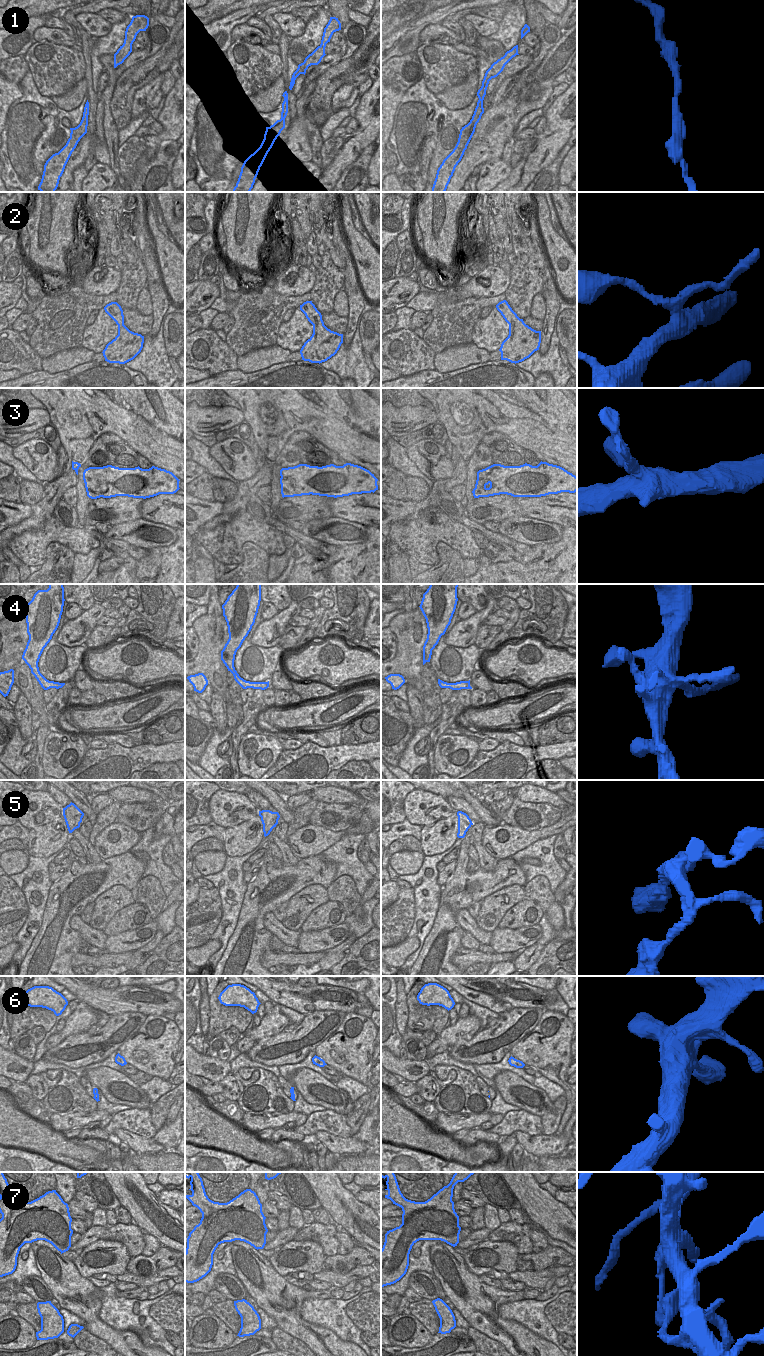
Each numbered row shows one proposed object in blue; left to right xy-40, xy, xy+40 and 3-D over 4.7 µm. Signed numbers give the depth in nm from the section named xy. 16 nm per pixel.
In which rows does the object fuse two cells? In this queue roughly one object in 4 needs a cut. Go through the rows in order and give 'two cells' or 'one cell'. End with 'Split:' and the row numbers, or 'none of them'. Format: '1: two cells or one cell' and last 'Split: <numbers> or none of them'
1: one cell
2: two cells
3: one cell
4: two cells
5: one cell
6: one cell
7: two cells
Split: 2, 4, 7

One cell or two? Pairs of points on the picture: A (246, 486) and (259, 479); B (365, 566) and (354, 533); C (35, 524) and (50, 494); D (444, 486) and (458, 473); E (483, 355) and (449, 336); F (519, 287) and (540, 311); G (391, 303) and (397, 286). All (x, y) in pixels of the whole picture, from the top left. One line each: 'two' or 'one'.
A: one
B: two
C: one
D: one
E: two
F: two
G: one

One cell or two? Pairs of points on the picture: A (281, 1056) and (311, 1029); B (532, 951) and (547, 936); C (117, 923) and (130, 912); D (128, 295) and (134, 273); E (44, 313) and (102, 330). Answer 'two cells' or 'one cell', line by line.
A: one cell
B: two cells
C: one cell
D: one cell
E: two cells

